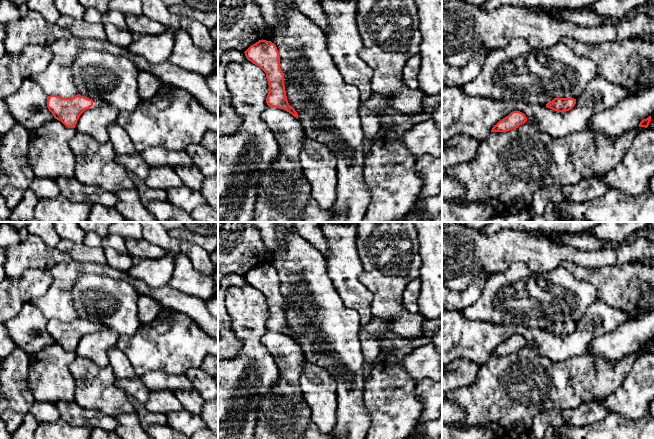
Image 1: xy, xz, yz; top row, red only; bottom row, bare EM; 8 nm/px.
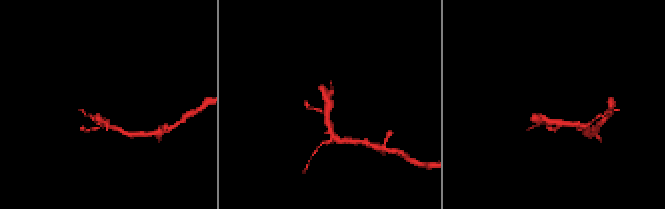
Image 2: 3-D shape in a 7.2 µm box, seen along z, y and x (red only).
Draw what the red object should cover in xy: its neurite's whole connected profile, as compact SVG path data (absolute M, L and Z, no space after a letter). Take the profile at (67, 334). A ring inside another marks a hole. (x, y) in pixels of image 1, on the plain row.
M80 318L70 322L57 319L47 321L47 331L54 342L61 345L68 352L75 352L80 339L90 331L101 331L105 329L100 324L92 324Z

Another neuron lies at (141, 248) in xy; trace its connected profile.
M130 237L124 238L127 253L131 257L159 259L168 253L157 245L154 245L144 238L136 240Z

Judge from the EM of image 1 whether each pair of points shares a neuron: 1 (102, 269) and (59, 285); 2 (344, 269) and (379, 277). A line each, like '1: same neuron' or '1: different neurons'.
1: same neuron
2: different neurons

